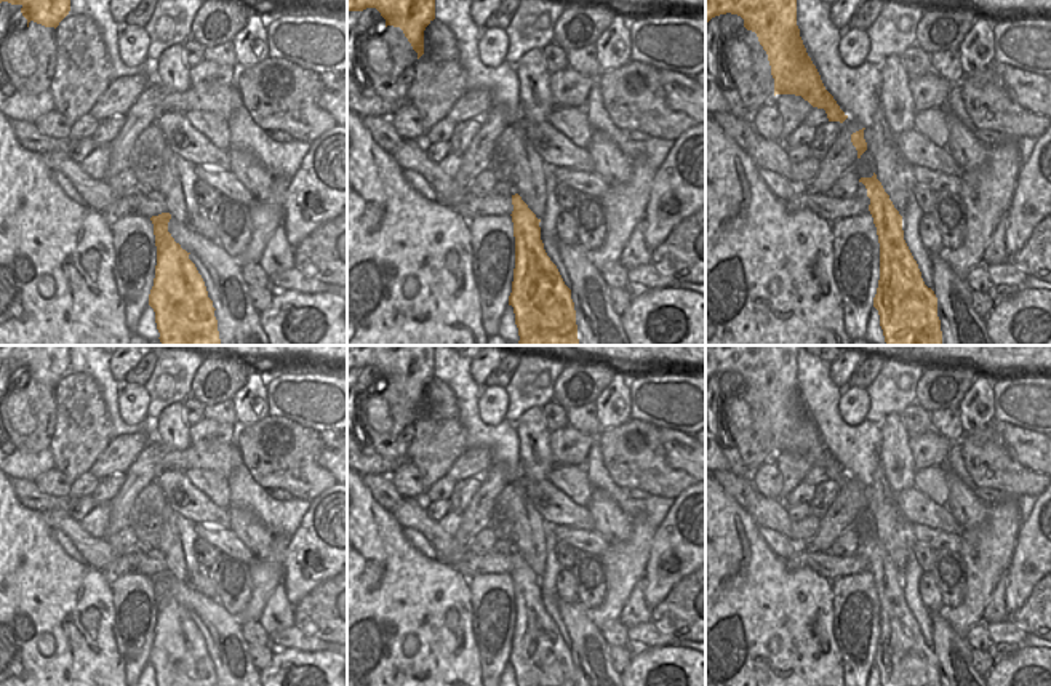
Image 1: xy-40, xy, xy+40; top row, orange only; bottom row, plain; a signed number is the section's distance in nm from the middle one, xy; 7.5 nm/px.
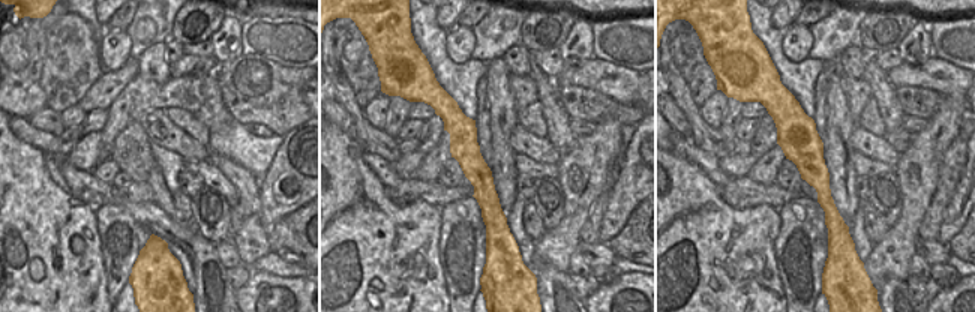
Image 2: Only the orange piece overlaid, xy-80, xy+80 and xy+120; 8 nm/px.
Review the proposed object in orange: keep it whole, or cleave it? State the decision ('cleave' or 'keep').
keep

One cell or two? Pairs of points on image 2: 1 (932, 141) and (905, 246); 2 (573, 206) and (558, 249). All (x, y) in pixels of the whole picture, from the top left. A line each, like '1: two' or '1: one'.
1: one
2: one

